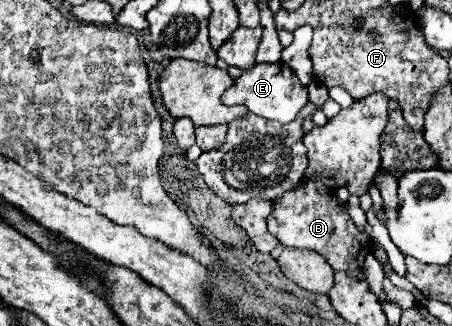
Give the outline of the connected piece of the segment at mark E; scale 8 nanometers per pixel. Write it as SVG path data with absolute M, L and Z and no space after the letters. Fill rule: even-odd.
M255 63L245 69L221 97L225 105L245 105L251 113L277 123L293 121L307 101L307 87L303 87L297 75L283 63Z

